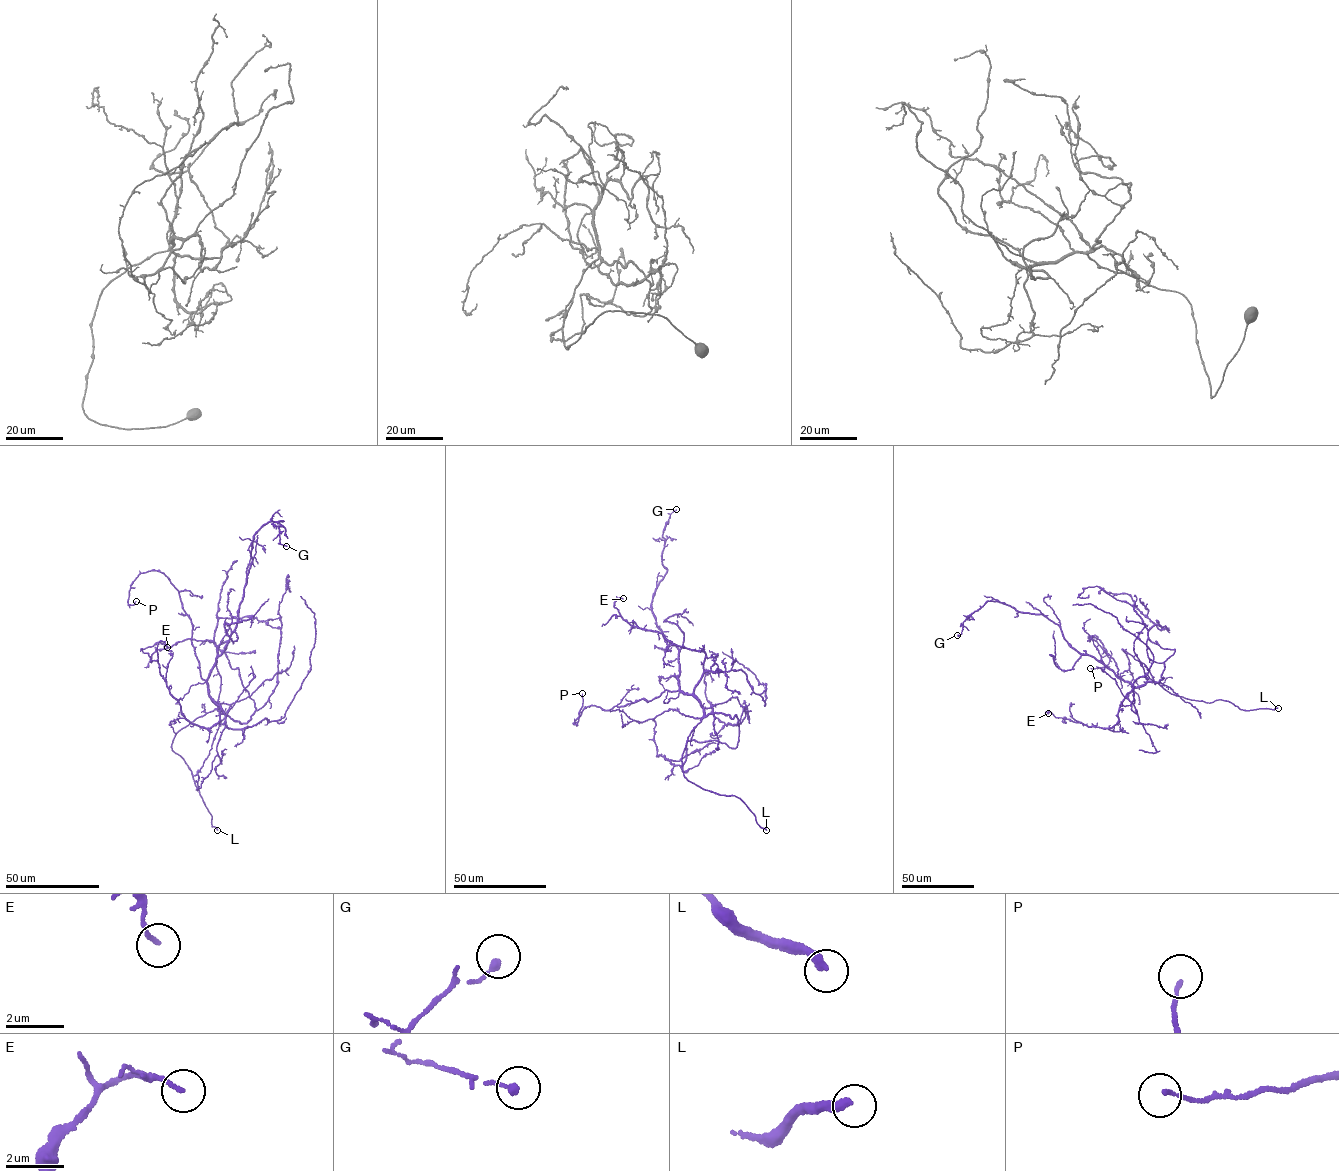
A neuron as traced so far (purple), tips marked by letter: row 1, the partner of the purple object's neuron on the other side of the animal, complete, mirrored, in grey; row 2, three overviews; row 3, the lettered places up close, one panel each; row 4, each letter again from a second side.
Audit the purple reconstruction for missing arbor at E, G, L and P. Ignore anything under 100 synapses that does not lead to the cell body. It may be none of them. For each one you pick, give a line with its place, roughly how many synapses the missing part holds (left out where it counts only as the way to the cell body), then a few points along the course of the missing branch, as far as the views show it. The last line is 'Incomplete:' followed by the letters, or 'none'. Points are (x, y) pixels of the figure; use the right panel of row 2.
L: at (1278, 708)
Incomplete: L

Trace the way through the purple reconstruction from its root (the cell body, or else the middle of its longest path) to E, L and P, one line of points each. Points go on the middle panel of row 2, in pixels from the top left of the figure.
E: (691, 695), (704, 670), (705, 653), (680, 647), (663, 634), (630, 624), (614, 606), (618, 598), (623, 598)
L: (691, 695), (700, 703), (703, 718), (688, 738), (681, 758), (684, 777), (704, 789), (739, 798), (766, 830)
P: (691, 695), (665, 690), (650, 701), (642, 699), (605, 710), (591, 705), (575, 720), (577, 725), (582, 693)

